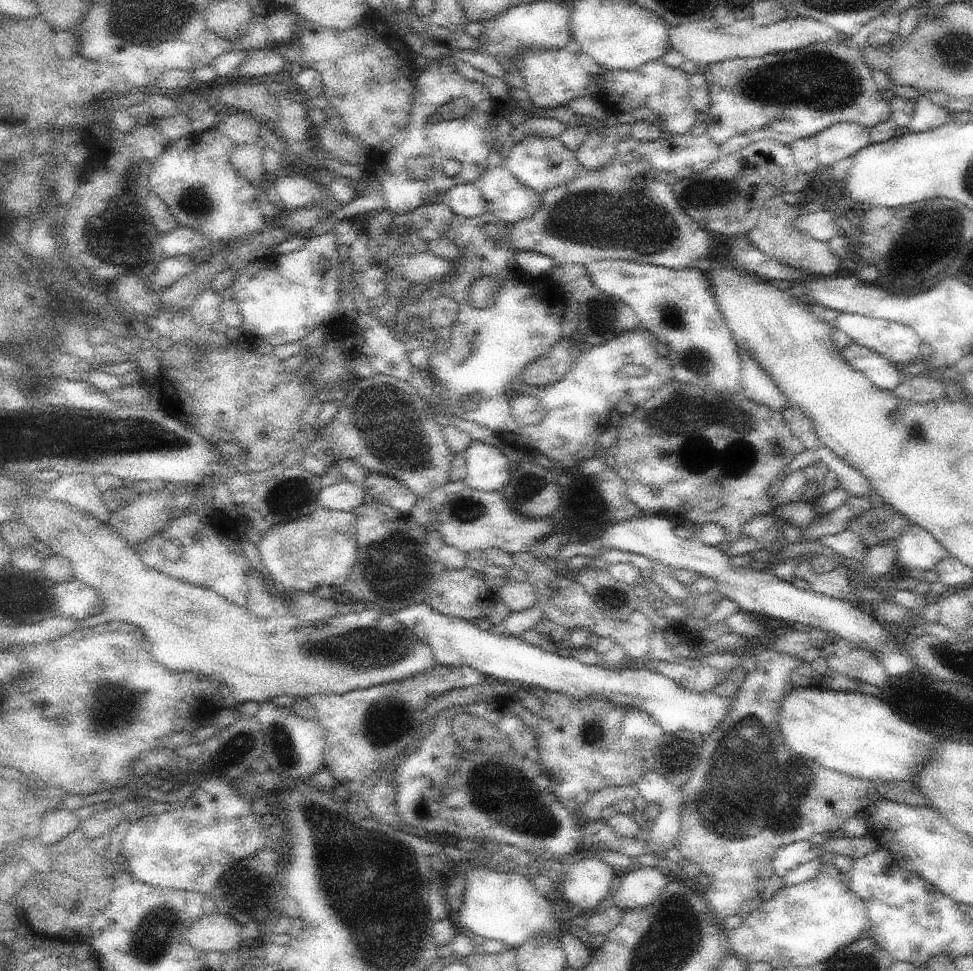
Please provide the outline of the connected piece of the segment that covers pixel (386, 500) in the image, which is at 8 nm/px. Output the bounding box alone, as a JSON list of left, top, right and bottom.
[364,471,419,513]

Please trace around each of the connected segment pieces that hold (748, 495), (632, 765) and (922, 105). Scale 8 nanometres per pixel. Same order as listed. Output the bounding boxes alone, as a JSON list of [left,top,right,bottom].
[[613,376,815,552],[536,691,665,815],[908,95,953,133]]

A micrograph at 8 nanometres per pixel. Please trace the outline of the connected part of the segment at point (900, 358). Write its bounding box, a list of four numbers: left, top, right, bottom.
[831,313,922,367]

